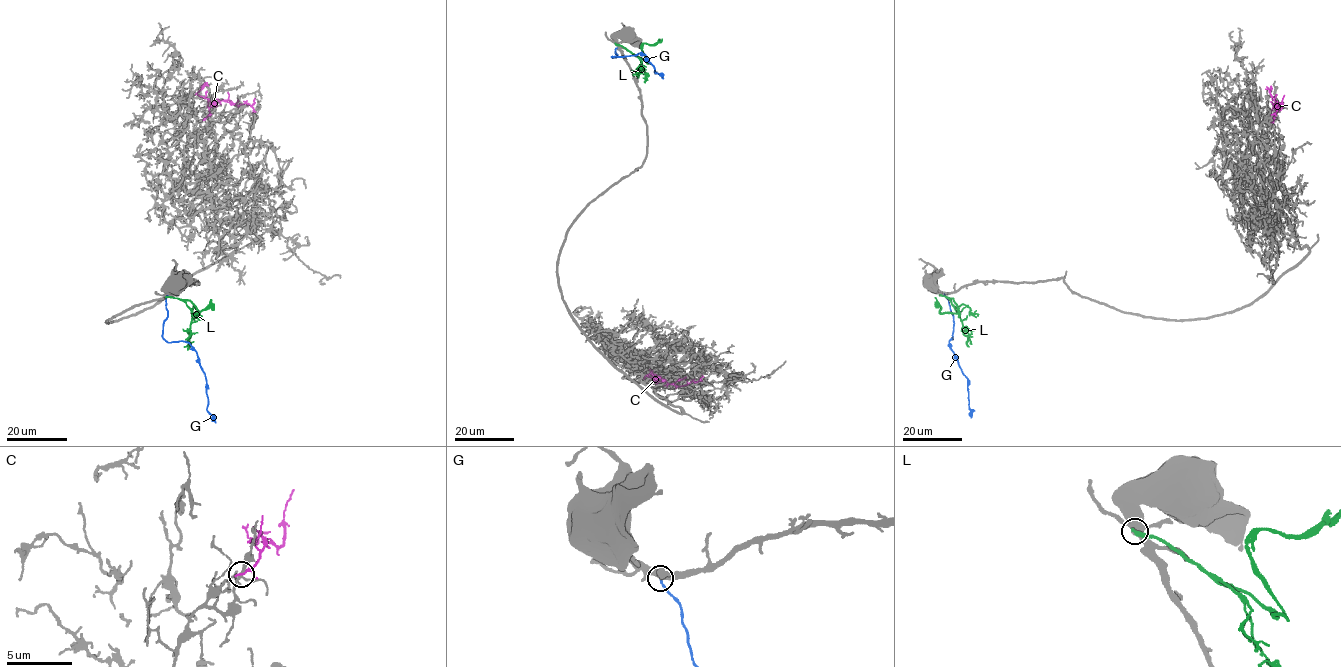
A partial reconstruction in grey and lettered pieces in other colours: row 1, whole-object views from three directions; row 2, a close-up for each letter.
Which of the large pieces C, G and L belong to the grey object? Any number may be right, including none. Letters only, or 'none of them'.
none of them

